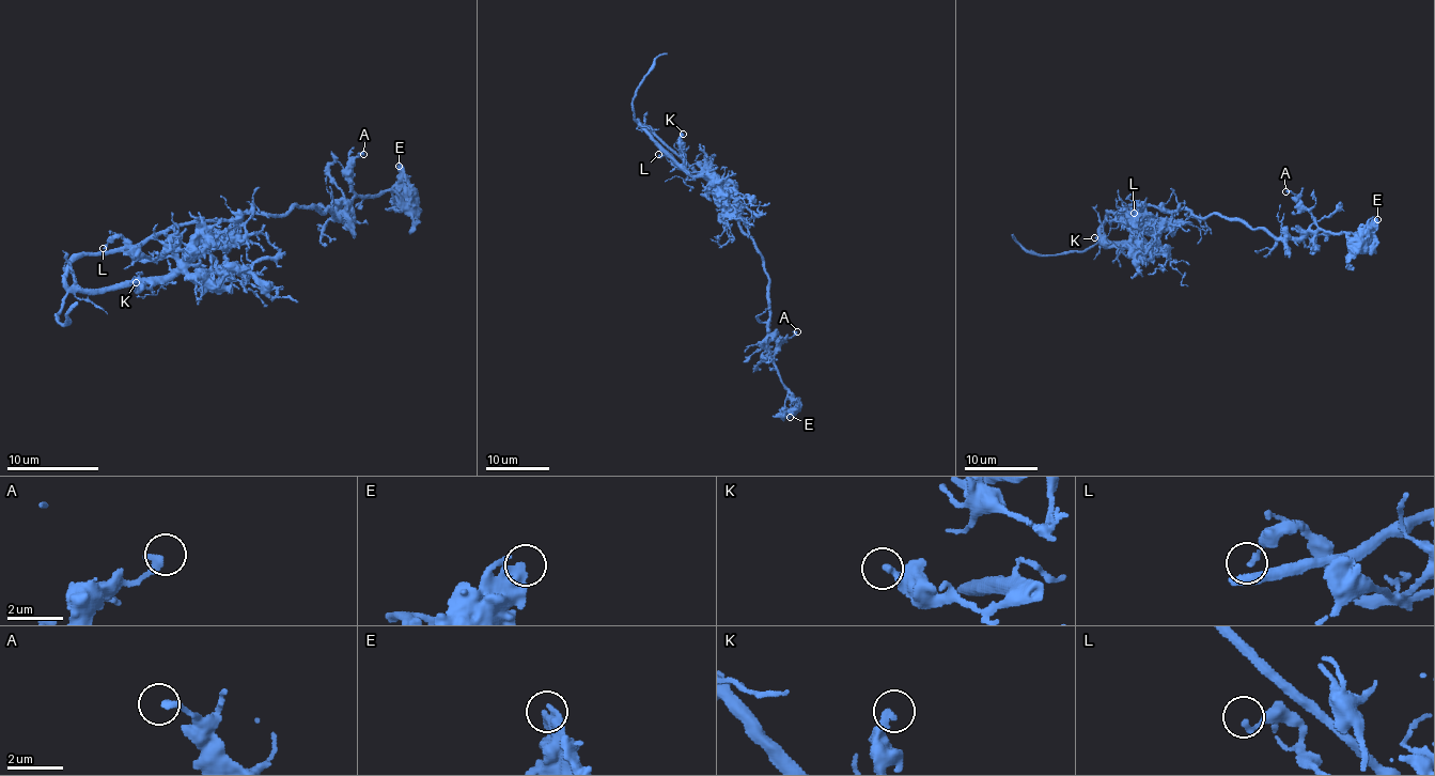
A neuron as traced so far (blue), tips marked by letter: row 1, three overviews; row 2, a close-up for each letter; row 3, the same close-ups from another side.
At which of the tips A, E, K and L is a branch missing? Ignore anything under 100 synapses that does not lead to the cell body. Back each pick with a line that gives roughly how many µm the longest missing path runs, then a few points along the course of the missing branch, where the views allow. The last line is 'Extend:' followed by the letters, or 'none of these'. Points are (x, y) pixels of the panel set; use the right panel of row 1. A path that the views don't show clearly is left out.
Extend: none of these

